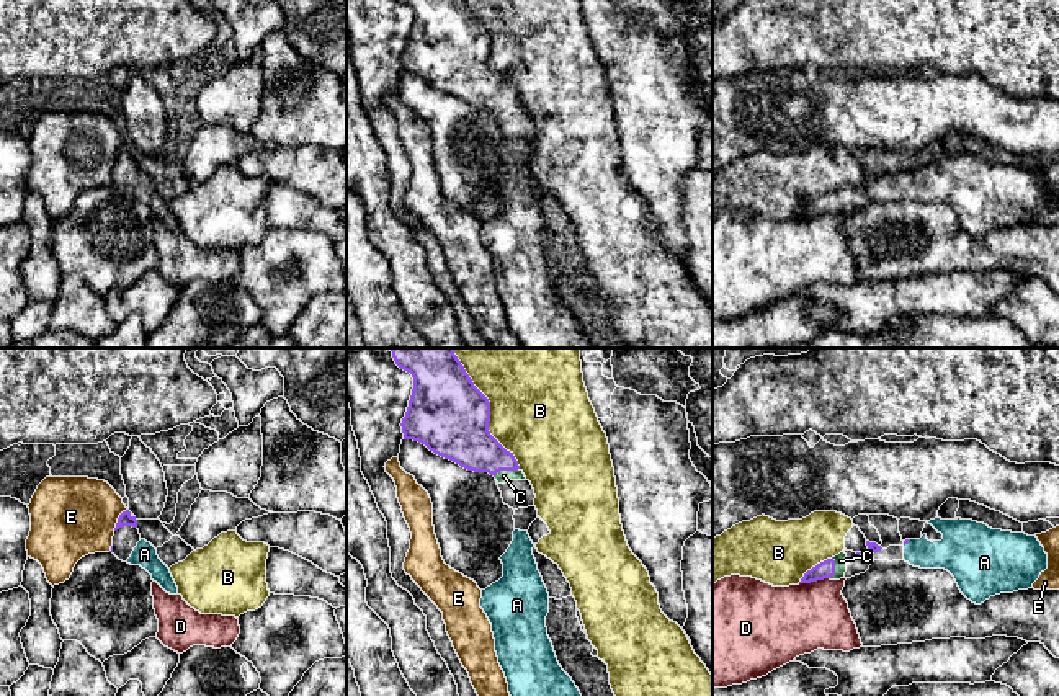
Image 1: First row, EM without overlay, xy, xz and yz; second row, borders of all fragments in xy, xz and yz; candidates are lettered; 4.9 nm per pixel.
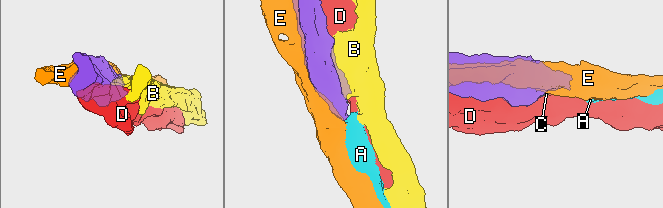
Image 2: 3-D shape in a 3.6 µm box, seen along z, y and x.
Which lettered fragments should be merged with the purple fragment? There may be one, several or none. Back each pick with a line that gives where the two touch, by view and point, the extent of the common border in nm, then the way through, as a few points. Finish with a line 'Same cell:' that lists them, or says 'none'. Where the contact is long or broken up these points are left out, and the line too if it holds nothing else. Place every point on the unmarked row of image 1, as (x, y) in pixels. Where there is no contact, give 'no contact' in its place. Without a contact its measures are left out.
A: yz (907, 175) | 50 nm | across yz (906, 175), (907, 175), (919, 187), (956, 187)
C: xz (505, 103) | 130 nm | across xz (464, 74), (494, 92), (505, 103), (504, 110)
Same cell: A, C

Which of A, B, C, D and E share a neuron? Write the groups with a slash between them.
A C / B / D / E

